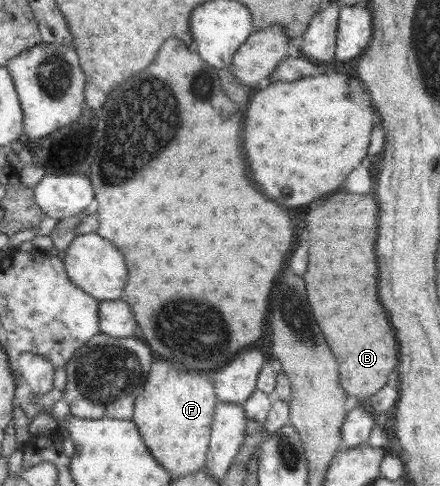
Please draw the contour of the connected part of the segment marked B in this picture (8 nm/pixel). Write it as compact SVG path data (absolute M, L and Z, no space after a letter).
M338 193L328 197L324 205L312 209L306 217L310 233L308 271L304 275L308 303L326 341L338 359L340 384L348 395L365 401L386 385L388 375L398 365L396 337L386 319L384 307L378 303L378 265L374 255L378 227L378 205L372 195Z

